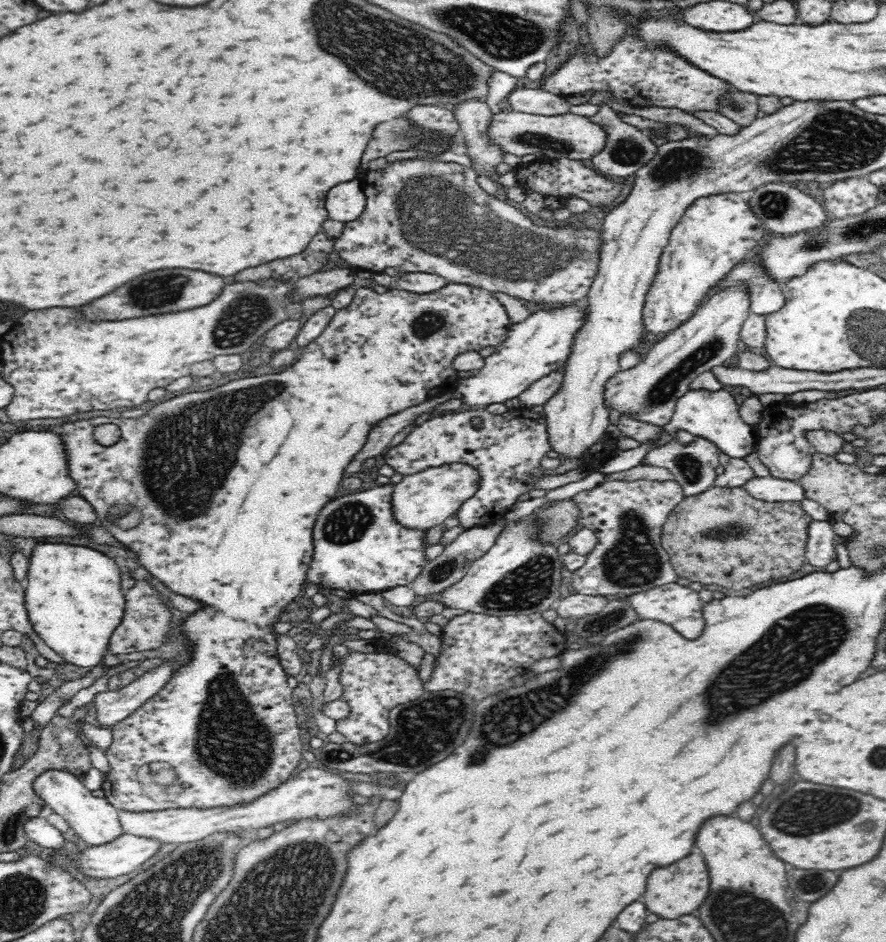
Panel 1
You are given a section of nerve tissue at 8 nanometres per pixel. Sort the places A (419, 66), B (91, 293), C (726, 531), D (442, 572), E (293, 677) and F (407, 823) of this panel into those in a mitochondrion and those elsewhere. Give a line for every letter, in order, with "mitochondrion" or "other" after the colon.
A: mitochondrion
B: other
C: mitochondrion
D: mitochondrion
E: other
F: other

